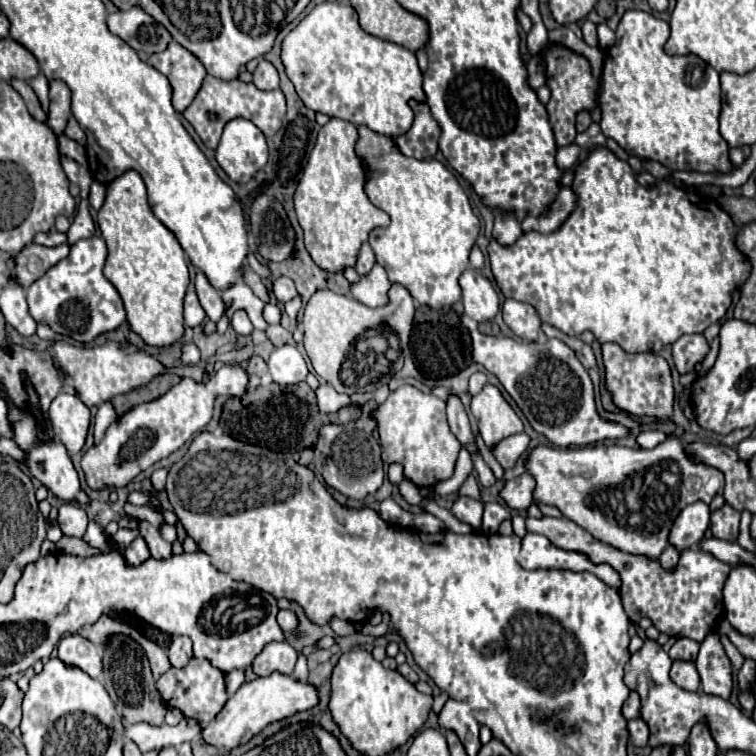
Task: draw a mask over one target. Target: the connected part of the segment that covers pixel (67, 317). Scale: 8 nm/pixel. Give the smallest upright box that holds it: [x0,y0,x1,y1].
[27,237,125,343]

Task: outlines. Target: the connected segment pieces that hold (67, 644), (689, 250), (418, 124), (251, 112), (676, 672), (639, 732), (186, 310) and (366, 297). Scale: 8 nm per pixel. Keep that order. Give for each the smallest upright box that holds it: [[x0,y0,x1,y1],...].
[[59,635,103,677],[487,147,749,353],[391,101,441,159],[183,75,285,149],[671,661,701,691],[629,717,649,747],[183,291,205,327],[351,265,391,307]]

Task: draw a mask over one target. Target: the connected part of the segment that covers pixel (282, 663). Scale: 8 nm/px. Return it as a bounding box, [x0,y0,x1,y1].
[251,641,297,677]

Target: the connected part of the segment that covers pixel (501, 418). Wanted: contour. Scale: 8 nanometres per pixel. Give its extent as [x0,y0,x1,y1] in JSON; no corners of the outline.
[471,385,523,445]

